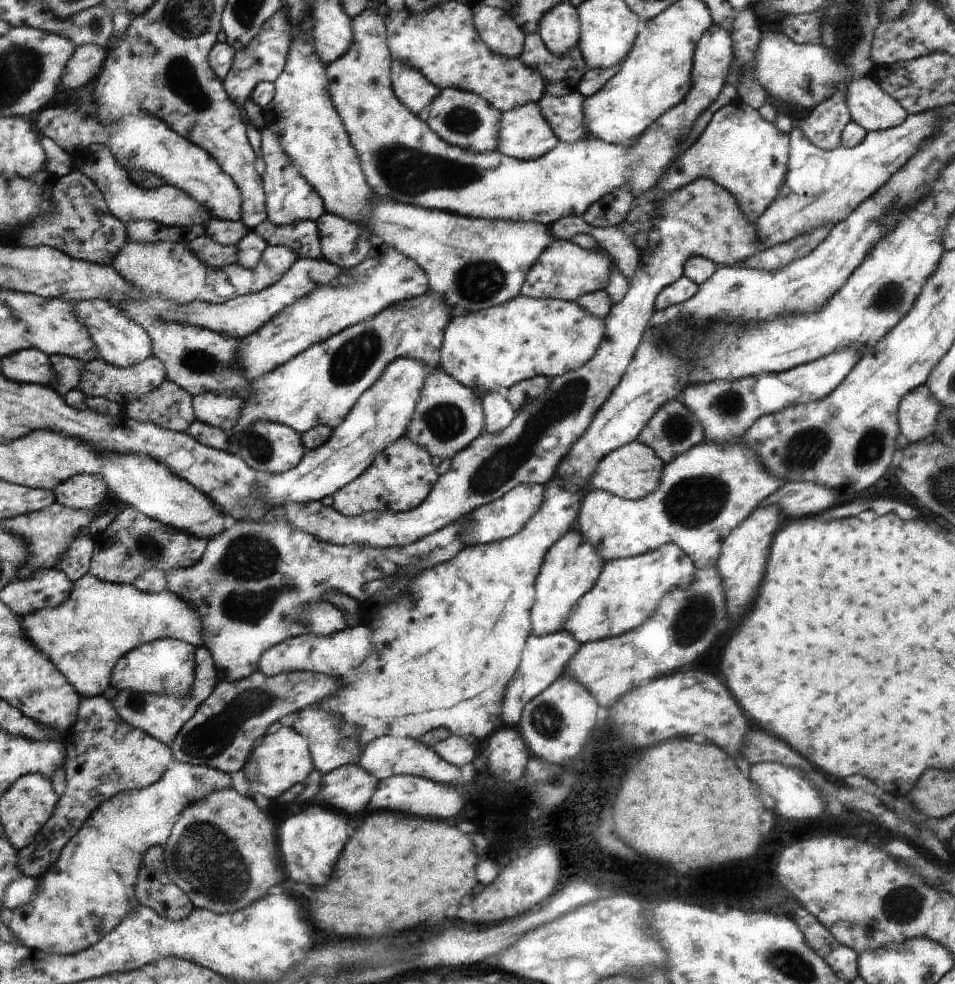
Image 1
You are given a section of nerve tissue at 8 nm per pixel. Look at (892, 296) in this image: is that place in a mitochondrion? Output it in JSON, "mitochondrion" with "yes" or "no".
{"mitochondrion":"yes"}

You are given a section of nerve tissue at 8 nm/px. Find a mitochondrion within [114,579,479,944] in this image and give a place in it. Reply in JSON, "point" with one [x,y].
{"point":[224,878]}

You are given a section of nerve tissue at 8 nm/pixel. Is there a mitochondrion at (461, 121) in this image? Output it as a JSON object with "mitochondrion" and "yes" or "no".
{"mitochondrion":"yes"}

